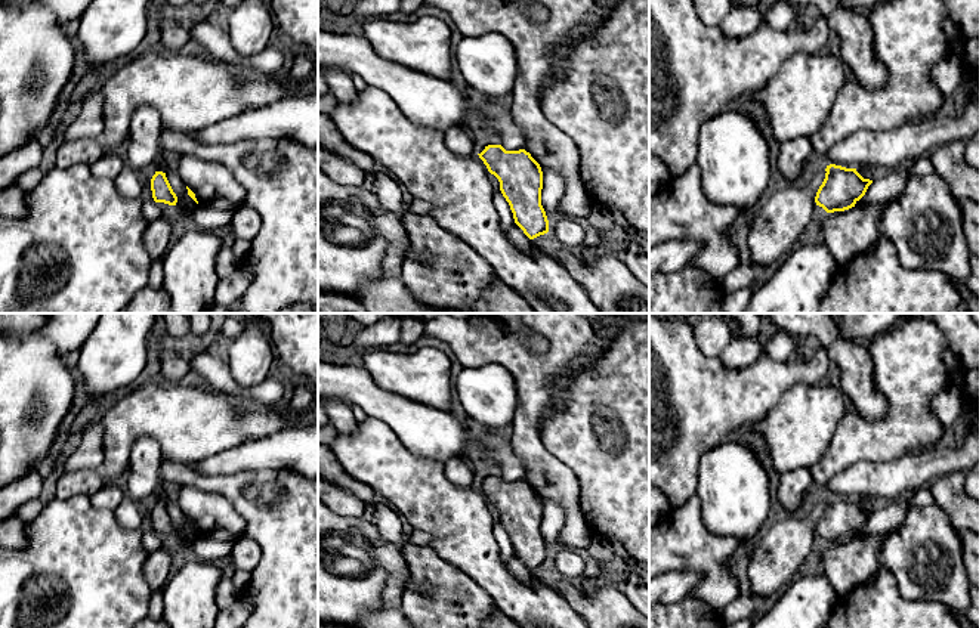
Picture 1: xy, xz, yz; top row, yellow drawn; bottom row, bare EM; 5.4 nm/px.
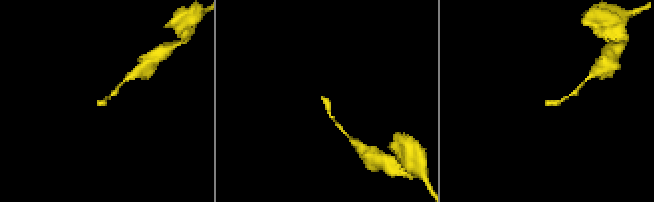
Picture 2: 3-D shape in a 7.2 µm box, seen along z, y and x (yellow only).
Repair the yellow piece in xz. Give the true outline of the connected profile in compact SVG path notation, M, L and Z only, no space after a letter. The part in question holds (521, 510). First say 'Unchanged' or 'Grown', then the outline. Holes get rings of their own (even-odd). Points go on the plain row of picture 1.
Unchanged. M488 476L478 485L488 502L500 513L500 522L510 536L515 554L534 570L549 563L549 551L541 536L543 502L525 480L506 482Z

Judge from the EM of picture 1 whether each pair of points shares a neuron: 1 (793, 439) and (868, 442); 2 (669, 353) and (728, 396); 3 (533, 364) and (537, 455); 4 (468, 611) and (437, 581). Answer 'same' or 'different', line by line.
1: different
2: same
3: same
4: same

